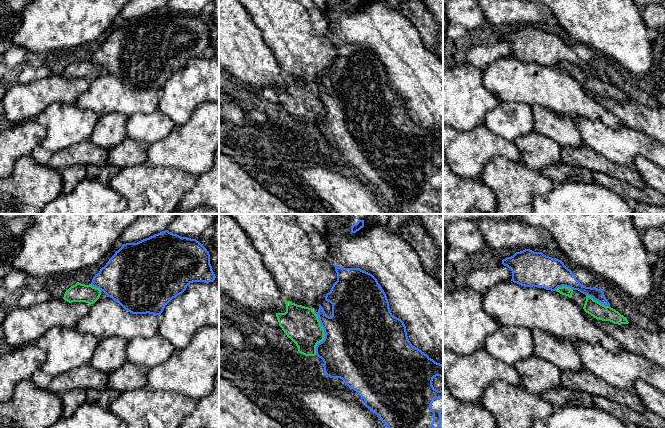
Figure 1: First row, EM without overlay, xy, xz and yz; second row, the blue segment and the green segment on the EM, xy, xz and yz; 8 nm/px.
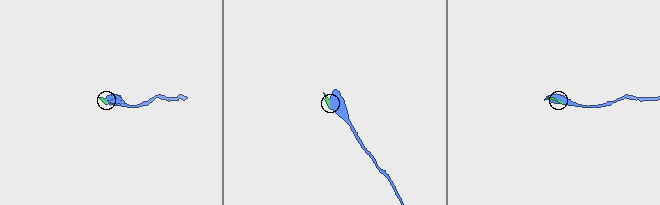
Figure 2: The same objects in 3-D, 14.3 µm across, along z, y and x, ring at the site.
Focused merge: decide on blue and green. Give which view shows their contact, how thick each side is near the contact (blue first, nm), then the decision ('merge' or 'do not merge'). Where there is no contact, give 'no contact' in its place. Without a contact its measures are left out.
xz | 500/300 nm | do not merge

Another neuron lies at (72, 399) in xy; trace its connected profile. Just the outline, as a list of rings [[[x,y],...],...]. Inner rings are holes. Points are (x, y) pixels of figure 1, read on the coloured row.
[[[82,388],[69,390],[60,395],[63,403],[62,417],[69,417],[86,402],[86,390]]]

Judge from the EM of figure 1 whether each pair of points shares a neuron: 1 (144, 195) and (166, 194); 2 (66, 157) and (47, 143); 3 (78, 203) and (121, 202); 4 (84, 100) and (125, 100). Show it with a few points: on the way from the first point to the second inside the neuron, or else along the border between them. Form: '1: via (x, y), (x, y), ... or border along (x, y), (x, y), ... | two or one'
1: via (149, 195), (161, 194) | one
2: border along (79, 142), (53, 153) | two
3: via (89, 203), (110, 203) | one
4: via (94, 100), (115, 100) | one

